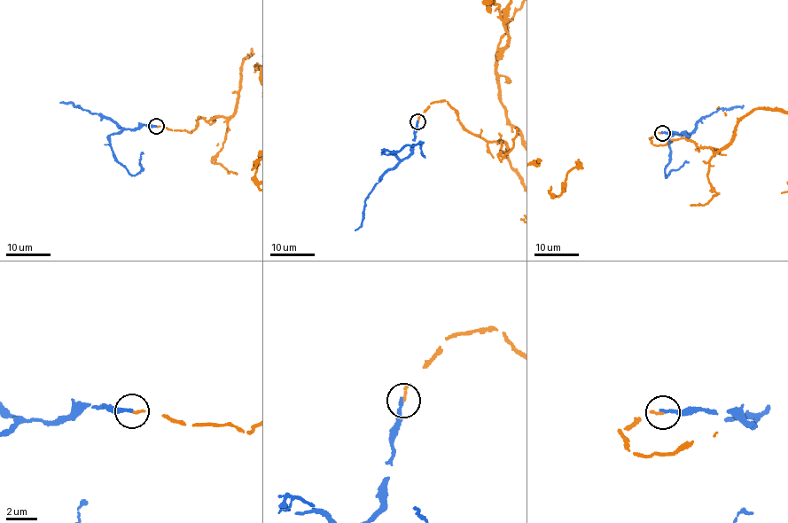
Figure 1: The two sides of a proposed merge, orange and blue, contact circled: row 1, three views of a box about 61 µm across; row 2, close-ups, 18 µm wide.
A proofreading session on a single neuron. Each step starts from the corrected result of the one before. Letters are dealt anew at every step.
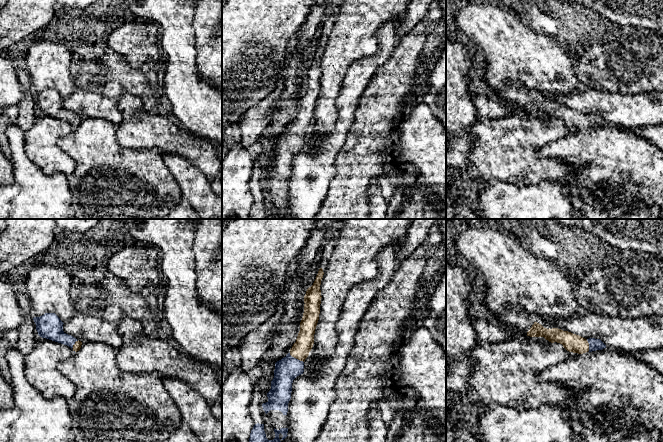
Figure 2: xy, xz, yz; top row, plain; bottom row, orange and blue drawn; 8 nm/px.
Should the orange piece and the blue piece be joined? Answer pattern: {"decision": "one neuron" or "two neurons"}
{"decision": "one neuron"}

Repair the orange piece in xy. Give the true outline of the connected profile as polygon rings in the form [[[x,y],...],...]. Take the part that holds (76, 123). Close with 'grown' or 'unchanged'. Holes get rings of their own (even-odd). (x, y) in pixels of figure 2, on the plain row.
[[[45,89],[33,96],[40,113],[67,121],[74,129],[80,126],[82,118],[63,107],[64,99],[55,89]]]; grown

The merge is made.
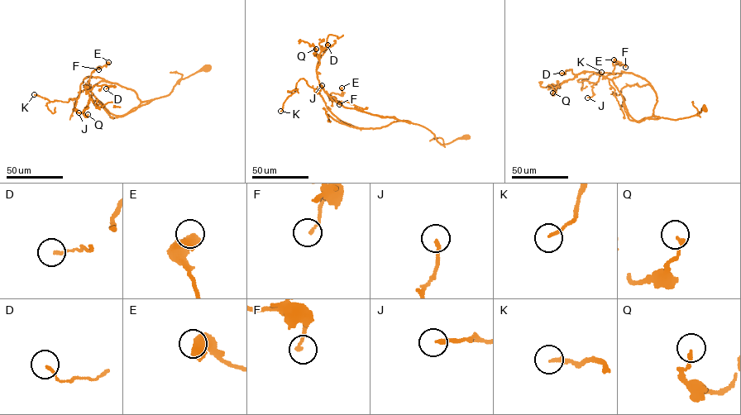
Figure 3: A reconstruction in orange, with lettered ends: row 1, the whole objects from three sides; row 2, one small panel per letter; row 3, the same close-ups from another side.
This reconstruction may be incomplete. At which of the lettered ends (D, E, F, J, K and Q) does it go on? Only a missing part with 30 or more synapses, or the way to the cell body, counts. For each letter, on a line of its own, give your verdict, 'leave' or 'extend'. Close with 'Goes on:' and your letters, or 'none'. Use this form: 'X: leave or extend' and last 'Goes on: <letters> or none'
D: leave
E: leave
F: leave
J: leave
K: leave
Q: leave
Goes on: none

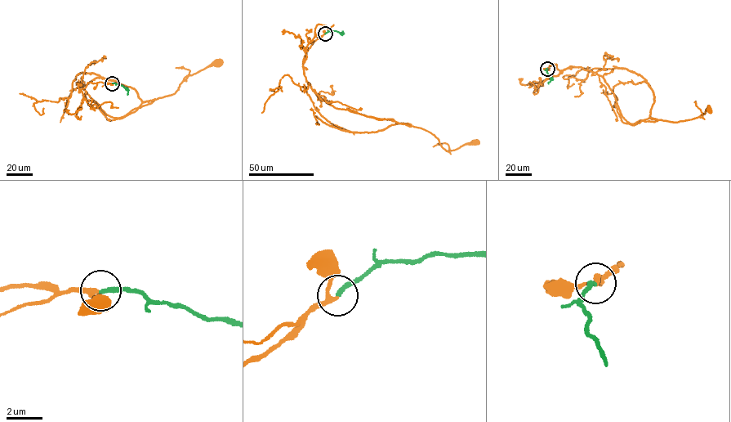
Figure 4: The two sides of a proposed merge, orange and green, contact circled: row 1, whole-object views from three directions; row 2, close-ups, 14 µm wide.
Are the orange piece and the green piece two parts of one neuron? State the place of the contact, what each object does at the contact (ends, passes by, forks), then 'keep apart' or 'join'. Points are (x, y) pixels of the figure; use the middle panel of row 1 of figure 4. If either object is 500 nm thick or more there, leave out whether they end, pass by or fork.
at (325, 33); orange passes by; green ends there; join

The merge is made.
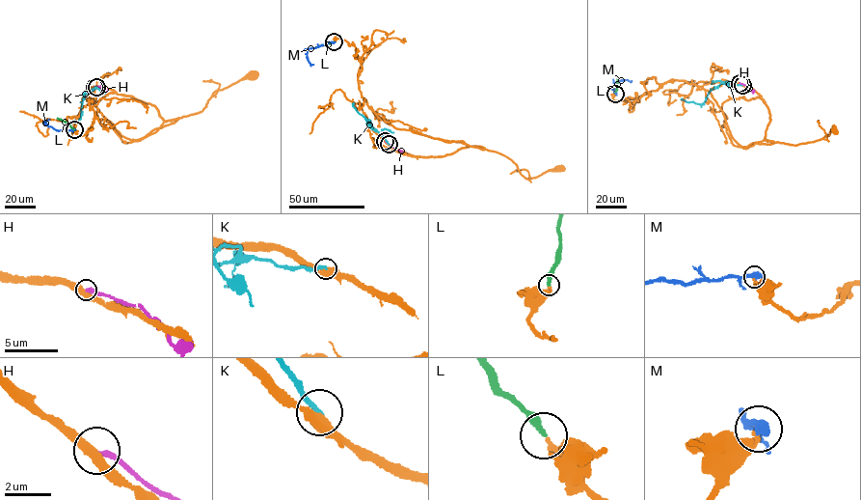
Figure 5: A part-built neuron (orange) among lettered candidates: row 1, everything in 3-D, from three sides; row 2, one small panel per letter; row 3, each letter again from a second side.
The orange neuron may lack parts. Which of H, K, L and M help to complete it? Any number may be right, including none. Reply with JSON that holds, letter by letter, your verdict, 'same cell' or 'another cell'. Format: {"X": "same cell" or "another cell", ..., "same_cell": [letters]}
{"H": "another cell", "K": "another cell", "L": "same cell", "M": "another cell", "same_cell": ["L"]}

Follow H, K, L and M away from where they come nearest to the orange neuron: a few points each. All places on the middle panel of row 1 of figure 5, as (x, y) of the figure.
H: (385, 141), (402, 151)
K: (389, 144), (381, 133), (372, 129), (369, 121), (360, 114), (353, 103)
L: (334, 41), (315, 47)
M: (334, 41), (308, 49), (307, 58), (313, 65)

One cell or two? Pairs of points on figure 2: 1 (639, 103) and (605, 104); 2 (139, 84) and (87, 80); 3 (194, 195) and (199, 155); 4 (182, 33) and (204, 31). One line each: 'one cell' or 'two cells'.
1: one cell
2: one cell
3: two cells
4: two cells

